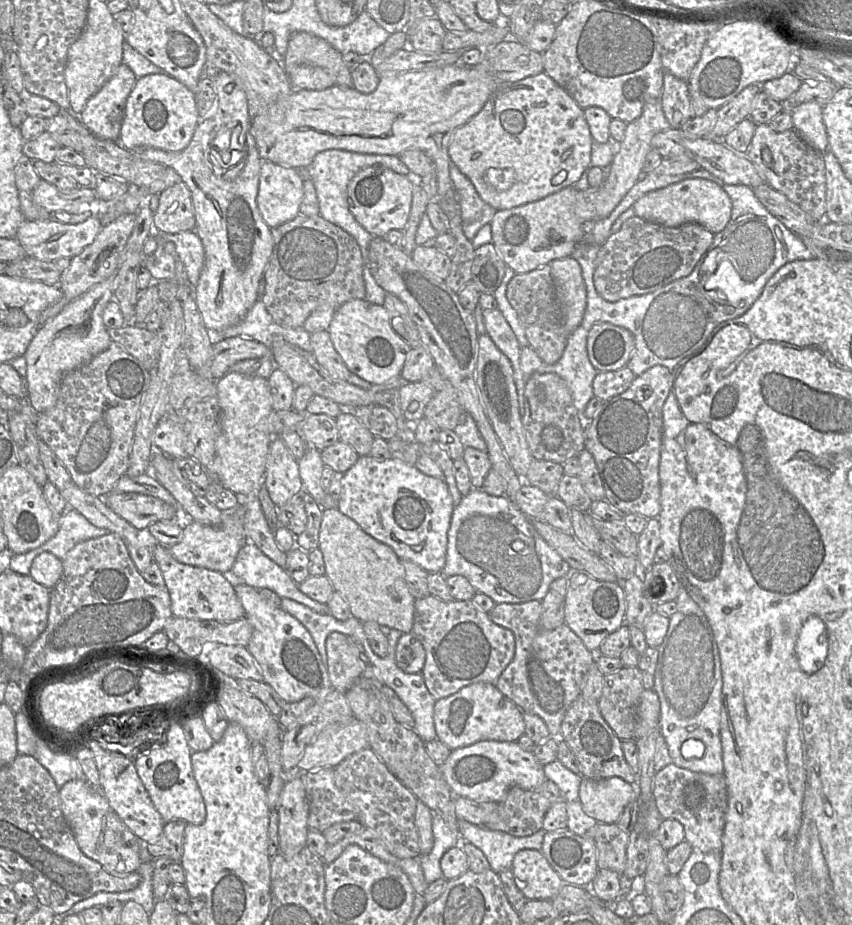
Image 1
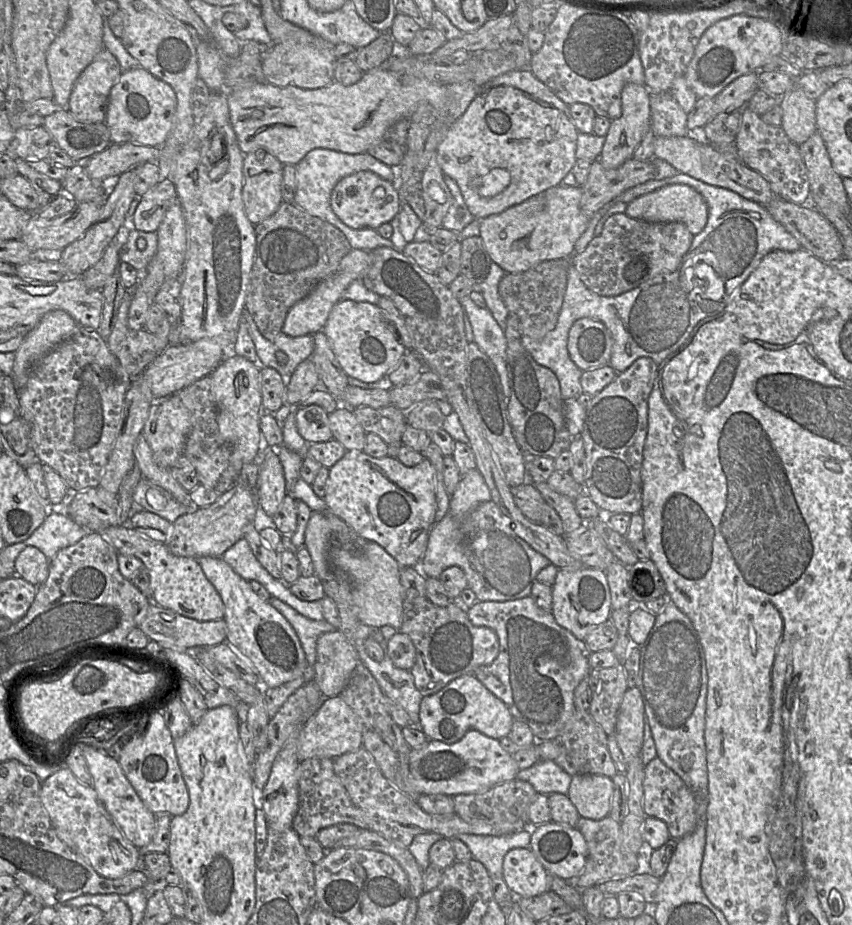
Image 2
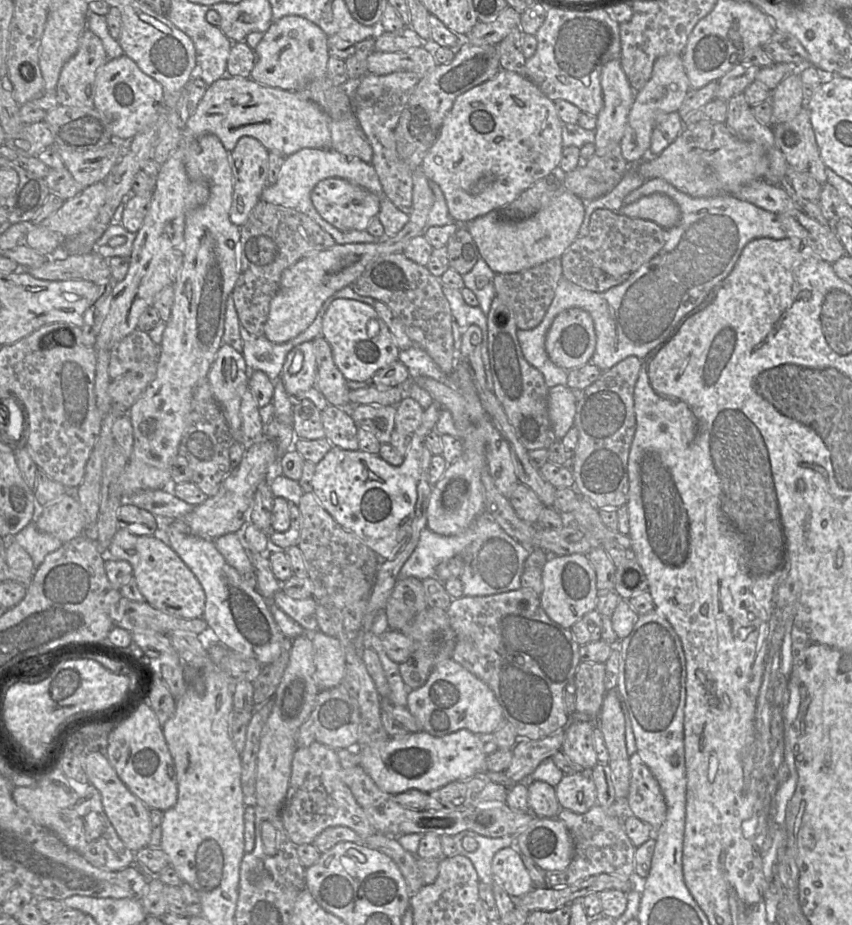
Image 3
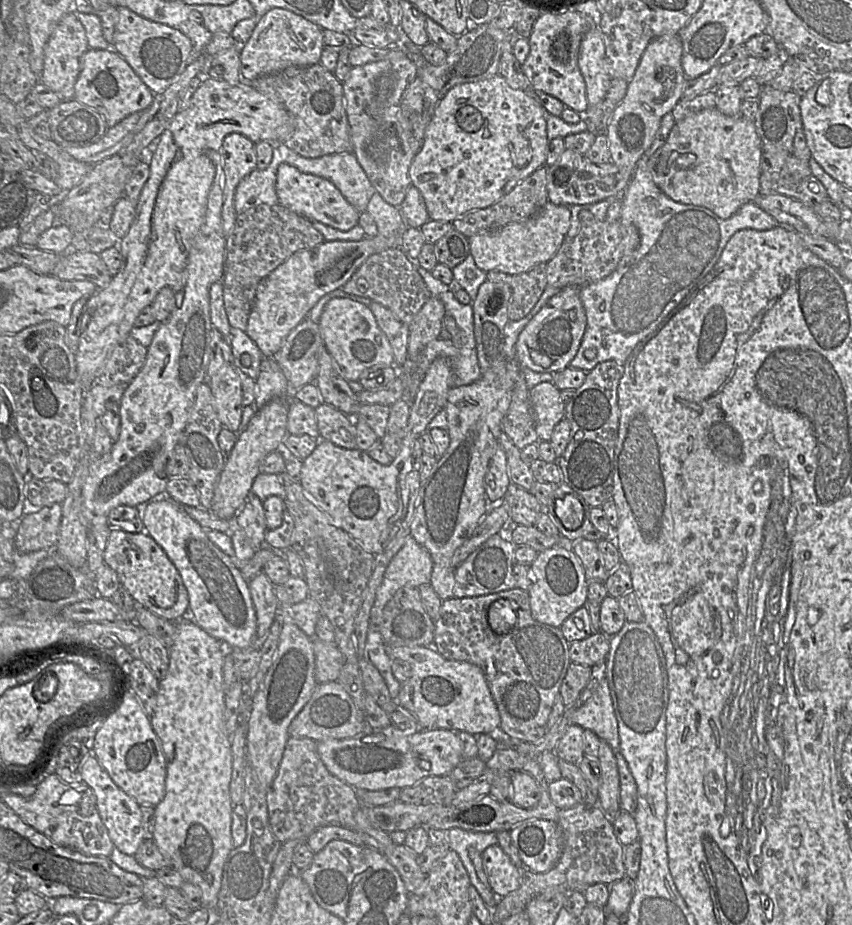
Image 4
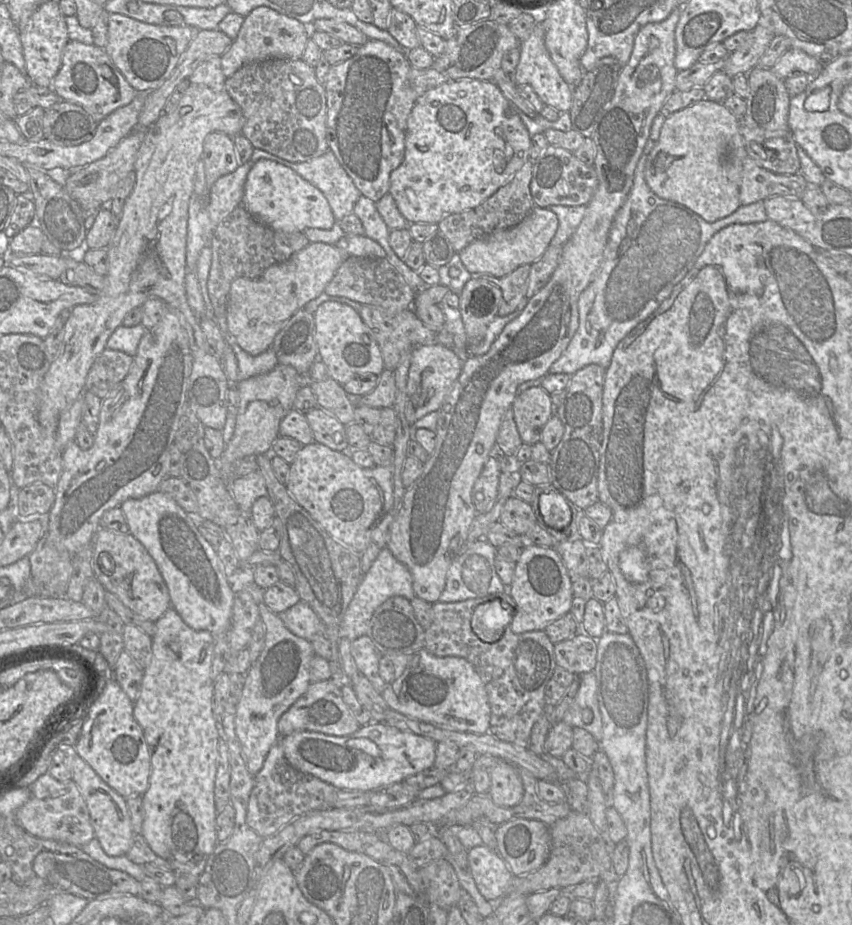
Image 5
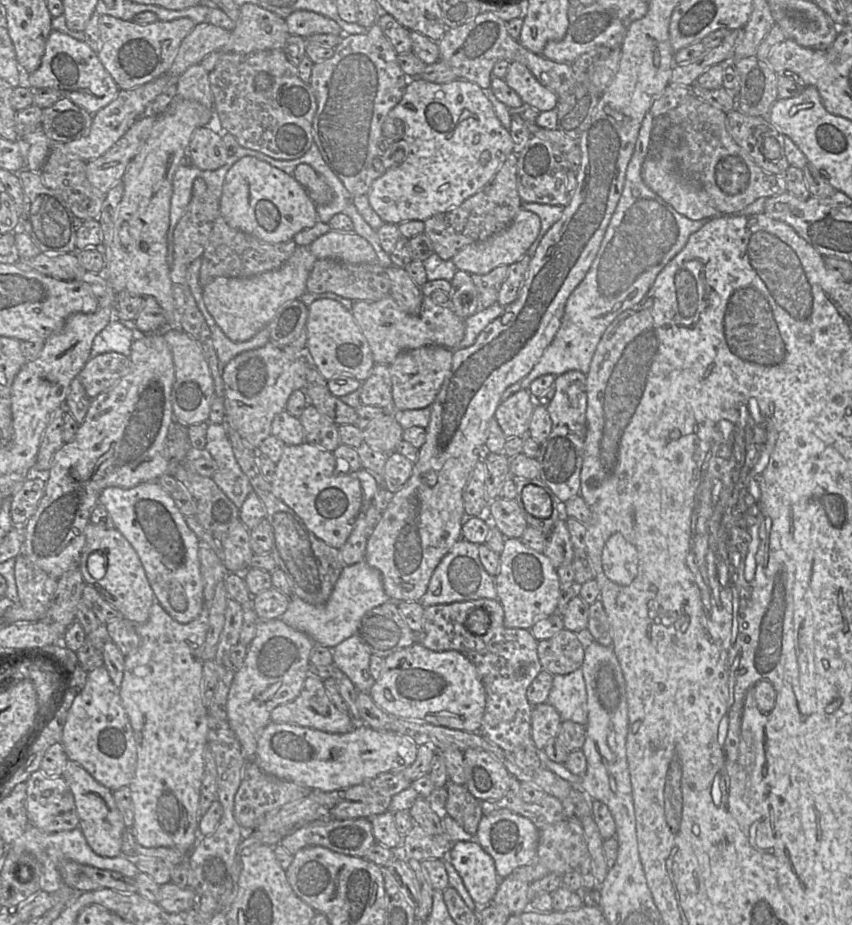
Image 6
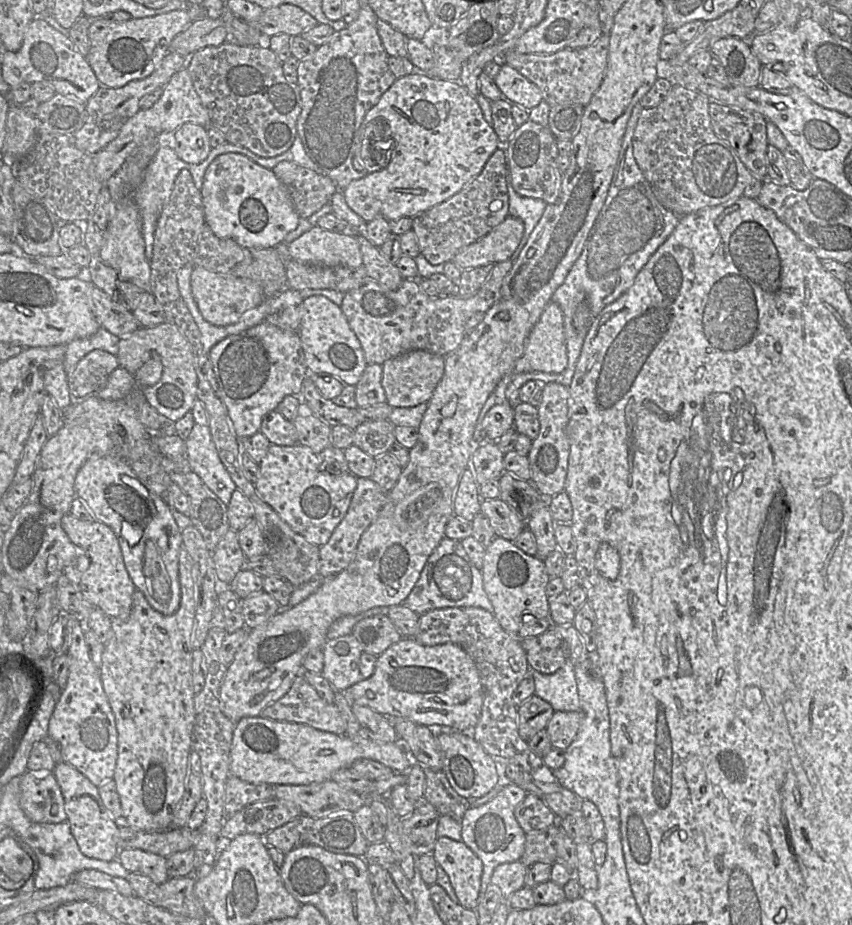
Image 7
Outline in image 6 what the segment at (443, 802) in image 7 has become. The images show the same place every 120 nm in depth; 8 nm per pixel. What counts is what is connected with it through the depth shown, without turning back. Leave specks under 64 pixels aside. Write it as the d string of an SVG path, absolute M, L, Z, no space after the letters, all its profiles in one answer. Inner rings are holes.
M449 781L445 788L447 798L443 807L443 816L452 817L469 834L475 836L484 816L481 810L481 801L478 801L464 785Z

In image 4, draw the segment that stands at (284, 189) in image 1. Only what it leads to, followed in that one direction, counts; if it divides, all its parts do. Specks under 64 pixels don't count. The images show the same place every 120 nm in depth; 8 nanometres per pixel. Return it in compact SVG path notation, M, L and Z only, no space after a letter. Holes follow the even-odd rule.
M231 133L224 138L219 153L225 176L222 227L227 237L233 232L238 215L234 206L236 188L257 169L255 143L239 133Z

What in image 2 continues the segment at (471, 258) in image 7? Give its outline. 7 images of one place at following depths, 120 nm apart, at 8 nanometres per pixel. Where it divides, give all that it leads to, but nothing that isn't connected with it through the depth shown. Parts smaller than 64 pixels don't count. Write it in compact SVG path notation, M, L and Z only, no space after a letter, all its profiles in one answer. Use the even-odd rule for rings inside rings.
M556 186L503 212L481 219L480 234L492 261L506 273L522 273L538 264L571 258L574 246L586 231L590 217L581 209L581 186Z

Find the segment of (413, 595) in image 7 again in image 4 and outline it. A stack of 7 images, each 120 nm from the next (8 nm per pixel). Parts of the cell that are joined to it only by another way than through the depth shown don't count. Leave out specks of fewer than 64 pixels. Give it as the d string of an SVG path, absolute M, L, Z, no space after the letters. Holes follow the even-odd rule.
M502 531L481 544L455 568L453 598L484 596L514 589L516 585L513 567L516 564L516 547Z

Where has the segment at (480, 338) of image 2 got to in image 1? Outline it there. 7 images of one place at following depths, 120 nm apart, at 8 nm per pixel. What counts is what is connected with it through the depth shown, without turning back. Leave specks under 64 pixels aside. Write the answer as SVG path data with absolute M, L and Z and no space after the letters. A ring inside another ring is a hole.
M498 309L483 310L483 320L485 332L491 337L496 346L507 356L512 364L520 410L523 415L524 388L525 381L528 378L526 378L520 367L520 352L522 346L511 326Z

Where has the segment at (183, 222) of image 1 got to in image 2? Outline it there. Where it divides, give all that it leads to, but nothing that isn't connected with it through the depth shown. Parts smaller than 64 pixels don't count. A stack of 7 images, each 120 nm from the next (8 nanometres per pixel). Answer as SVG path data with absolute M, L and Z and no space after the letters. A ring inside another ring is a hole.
M172 181L157 183L141 200L133 215L135 228L142 232L156 232L162 223L166 211L178 202L178 194Z

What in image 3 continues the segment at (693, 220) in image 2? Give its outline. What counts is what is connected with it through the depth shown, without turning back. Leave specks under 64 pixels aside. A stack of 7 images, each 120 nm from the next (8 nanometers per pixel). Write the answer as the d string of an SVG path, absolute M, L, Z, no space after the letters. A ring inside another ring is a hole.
M654 193L624 204L619 212L632 218L654 221L665 229L676 225L681 215L678 204L662 193Z

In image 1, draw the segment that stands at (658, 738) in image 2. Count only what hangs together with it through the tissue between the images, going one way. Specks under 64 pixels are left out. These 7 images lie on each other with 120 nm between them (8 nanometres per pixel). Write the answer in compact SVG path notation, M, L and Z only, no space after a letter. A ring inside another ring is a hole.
M683 591L675 600L677 612L669 617L669 628L659 648L659 664L654 685L651 690L659 697L659 729L668 746L672 763L694 772L710 775L722 775L724 770L722 744L720 737L720 720L723 709L723 678L721 659L717 641L705 613L699 605ZM682 750L702 750L699 757L685 757Z

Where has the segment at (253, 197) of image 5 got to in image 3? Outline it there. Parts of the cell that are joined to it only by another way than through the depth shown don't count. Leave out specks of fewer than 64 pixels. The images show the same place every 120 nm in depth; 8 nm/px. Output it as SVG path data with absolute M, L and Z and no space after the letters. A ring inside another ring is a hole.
M341 178L321 180L311 193L311 201L325 221L342 231L366 230L370 221L377 217L380 208L377 195Z

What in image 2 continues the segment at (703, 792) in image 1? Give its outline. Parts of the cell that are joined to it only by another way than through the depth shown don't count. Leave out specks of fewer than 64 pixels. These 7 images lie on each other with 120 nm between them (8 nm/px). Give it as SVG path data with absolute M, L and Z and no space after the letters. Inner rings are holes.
M659 758L645 765L643 790L643 809L646 815L664 821L668 826L670 839L677 841L691 834L704 821L707 797L697 797L689 786Z

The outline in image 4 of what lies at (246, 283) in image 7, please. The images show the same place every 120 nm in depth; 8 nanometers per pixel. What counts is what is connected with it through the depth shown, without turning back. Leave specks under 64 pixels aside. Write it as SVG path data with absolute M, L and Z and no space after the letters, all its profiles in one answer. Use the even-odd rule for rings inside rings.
M377 235L359 241L325 240L316 247L293 253L259 283L245 333L265 357L272 357L318 300L341 288L369 256L391 248L401 249L401 235Z

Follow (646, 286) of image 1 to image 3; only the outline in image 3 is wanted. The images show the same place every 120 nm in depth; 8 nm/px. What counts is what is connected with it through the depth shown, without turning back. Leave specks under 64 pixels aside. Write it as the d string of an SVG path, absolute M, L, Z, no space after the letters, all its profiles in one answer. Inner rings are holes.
M596 209L590 216L588 234L578 237L560 257L563 277L586 290L605 292L625 282L632 273L652 259L665 243L665 232L666 229L654 221L632 218L608 209Z

